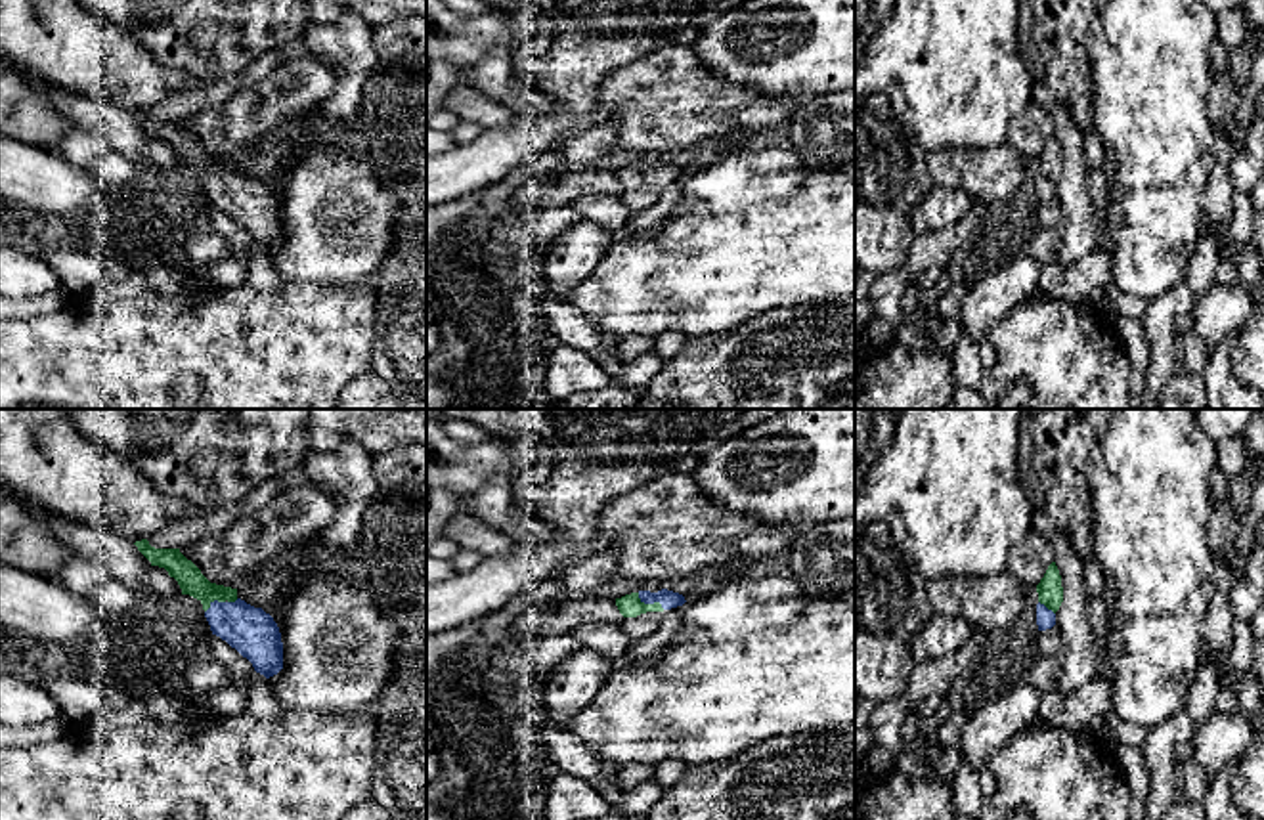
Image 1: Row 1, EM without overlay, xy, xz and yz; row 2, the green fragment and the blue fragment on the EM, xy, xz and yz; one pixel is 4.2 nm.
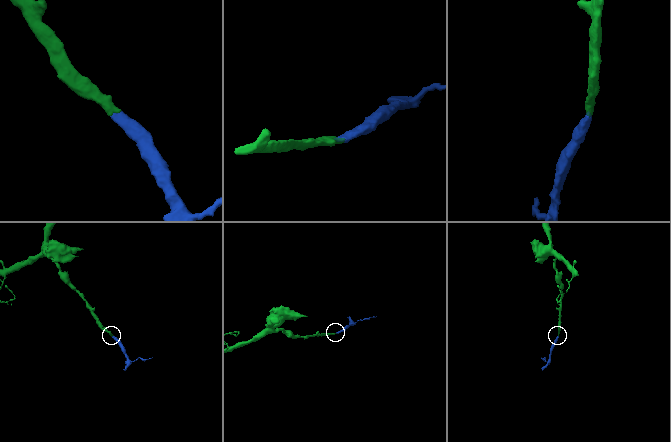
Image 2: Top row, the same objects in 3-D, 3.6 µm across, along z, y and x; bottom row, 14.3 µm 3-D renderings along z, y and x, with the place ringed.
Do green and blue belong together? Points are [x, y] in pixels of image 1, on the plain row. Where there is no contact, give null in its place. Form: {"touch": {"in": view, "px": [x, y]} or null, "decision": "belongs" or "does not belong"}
{"touch": {"in": "xz", "px": [651, 176]}, "decision": "belongs"}

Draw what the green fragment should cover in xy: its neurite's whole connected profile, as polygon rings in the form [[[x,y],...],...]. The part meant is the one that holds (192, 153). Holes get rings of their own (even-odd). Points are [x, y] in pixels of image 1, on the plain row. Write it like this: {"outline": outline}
{"outline": [[[147,111],[134,115],[151,138],[164,140],[182,161],[203,176],[212,206],[226,212],[266,250],[283,241],[283,214],[277,195],[262,180],[237,168],[237,161],[210,155],[180,120],[155,120]]]}

